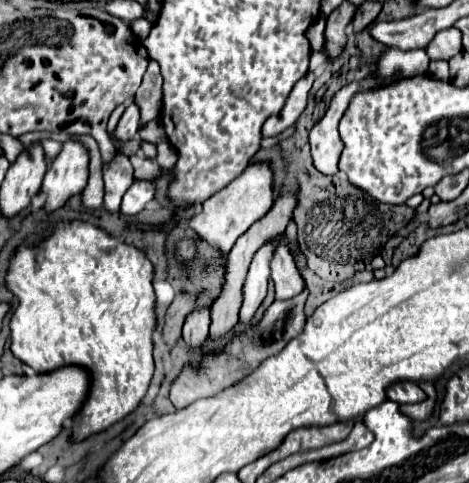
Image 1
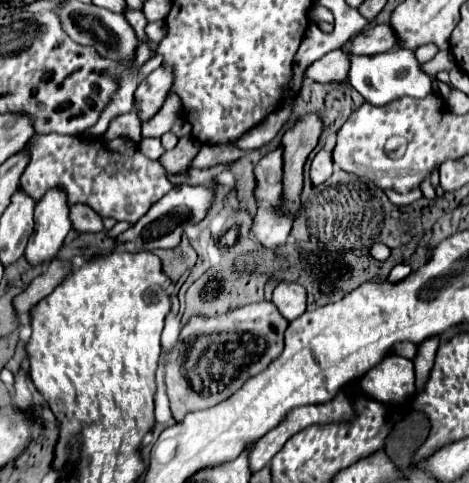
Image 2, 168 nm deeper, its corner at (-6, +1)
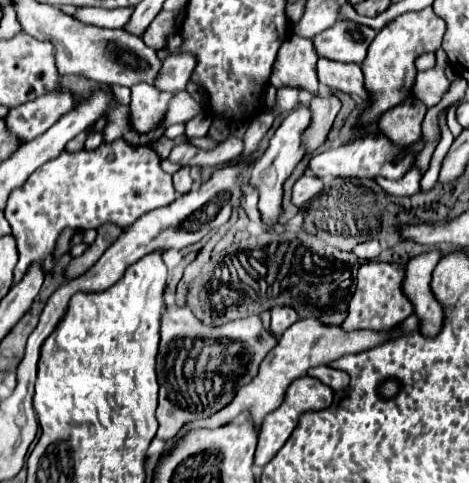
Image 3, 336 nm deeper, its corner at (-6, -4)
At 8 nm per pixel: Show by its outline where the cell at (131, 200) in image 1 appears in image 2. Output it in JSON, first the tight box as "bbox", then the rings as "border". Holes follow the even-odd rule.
{"bbox":[20,133,174,223],"border":[[[48,133],[34,135],[30,139],[30,147],[32,159],[20,177],[20,189],[24,189],[34,199],[34,203],[38,203],[48,189],[64,187],[70,207],[84,203],[100,217],[136,223],[158,199],[162,199],[174,187],[168,181],[168,173],[160,161],[144,157],[138,145],[128,137],[116,137],[112,141],[86,141],[84,137]]]}

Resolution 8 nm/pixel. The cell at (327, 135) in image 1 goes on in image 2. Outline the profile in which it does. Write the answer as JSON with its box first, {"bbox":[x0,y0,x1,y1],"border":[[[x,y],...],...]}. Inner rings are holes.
{"bbox":[310,147,332,185],"border":[[[326,147],[316,153],[312,165],[310,165],[310,183],[322,185],[332,175],[332,151]]]}

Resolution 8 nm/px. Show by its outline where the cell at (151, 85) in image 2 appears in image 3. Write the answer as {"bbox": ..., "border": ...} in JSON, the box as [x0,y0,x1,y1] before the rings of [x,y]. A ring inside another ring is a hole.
{"bbox":[154,54,196,94],"border":[[[172,54],[170,58],[164,60],[160,74],[154,80],[154,86],[162,92],[172,92],[172,94],[184,90],[188,86],[192,66],[196,66],[196,62],[192,62],[188,54]]]}

